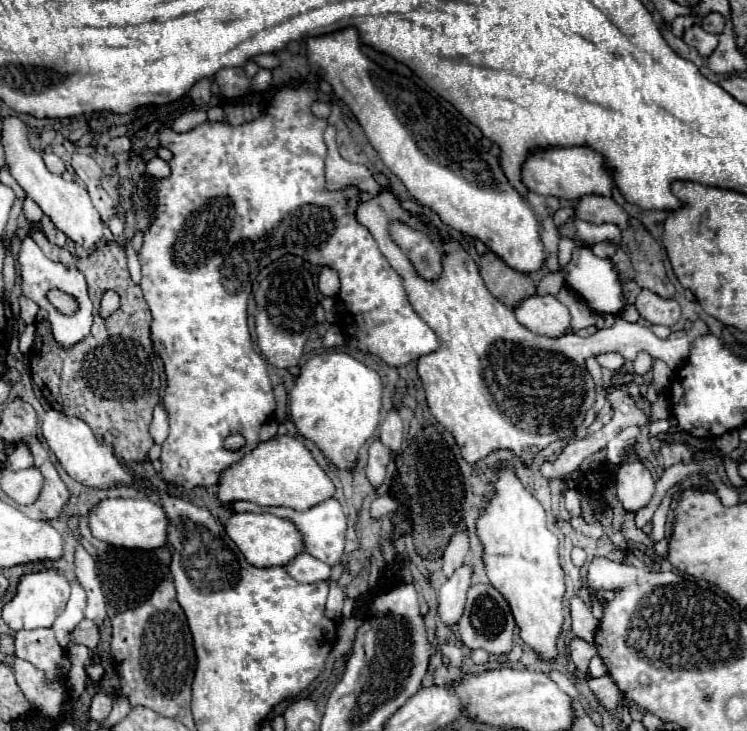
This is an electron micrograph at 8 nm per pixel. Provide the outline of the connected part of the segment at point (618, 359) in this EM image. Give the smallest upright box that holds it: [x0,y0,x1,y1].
[596,353,624,371]

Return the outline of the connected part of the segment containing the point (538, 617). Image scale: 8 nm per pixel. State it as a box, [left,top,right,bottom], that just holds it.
[476,465,564,659]

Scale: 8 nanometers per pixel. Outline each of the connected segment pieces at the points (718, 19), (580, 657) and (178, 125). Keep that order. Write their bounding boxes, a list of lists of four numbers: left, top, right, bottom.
[[702,13,724,33],[568,637,596,675],[172,111,208,133]]

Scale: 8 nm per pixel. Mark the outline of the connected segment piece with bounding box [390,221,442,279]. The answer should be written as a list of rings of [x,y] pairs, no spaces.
[[[394,221],[390,225],[390,235],[402,251],[408,251],[410,261],[422,277],[438,279],[442,269],[442,253],[424,233],[412,229],[402,221]]]

